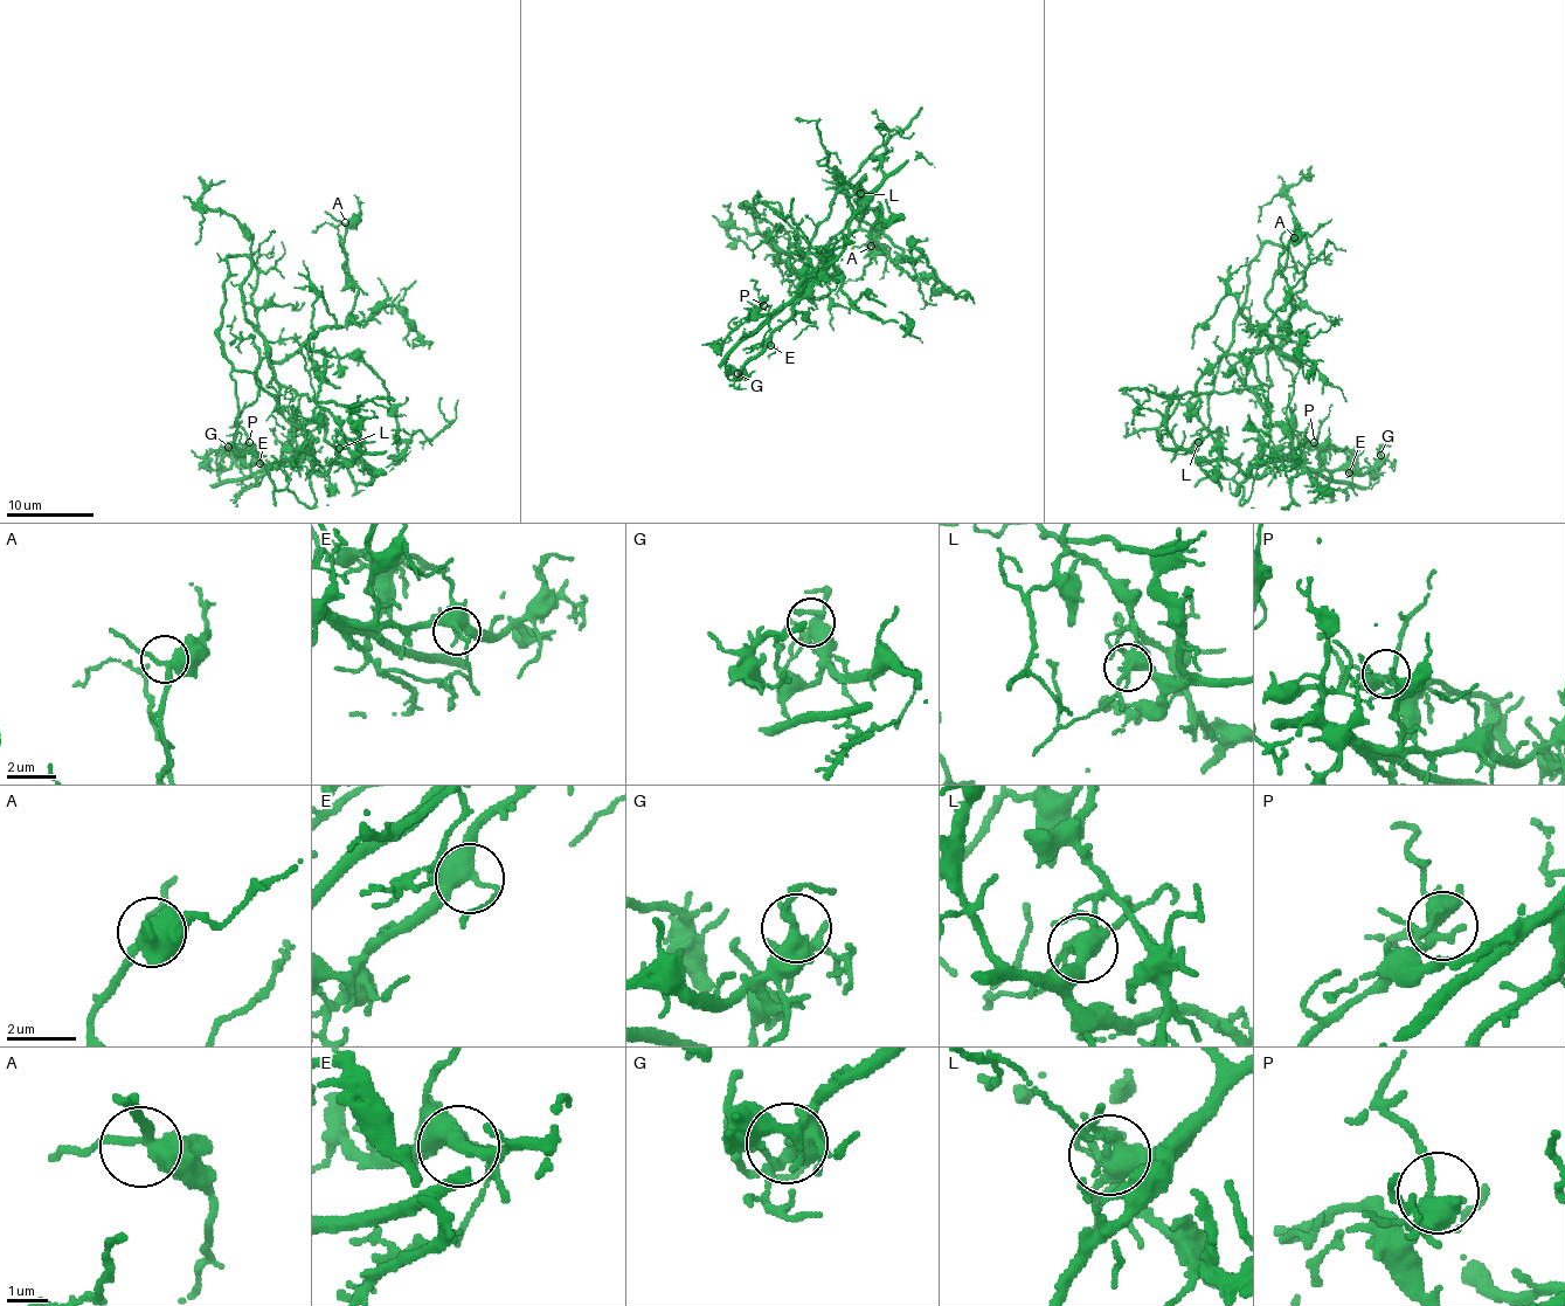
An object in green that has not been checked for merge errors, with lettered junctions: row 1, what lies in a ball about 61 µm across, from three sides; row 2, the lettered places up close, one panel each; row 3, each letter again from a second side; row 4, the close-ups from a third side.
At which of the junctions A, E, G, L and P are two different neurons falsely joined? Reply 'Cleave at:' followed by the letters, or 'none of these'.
Cleave at: L

